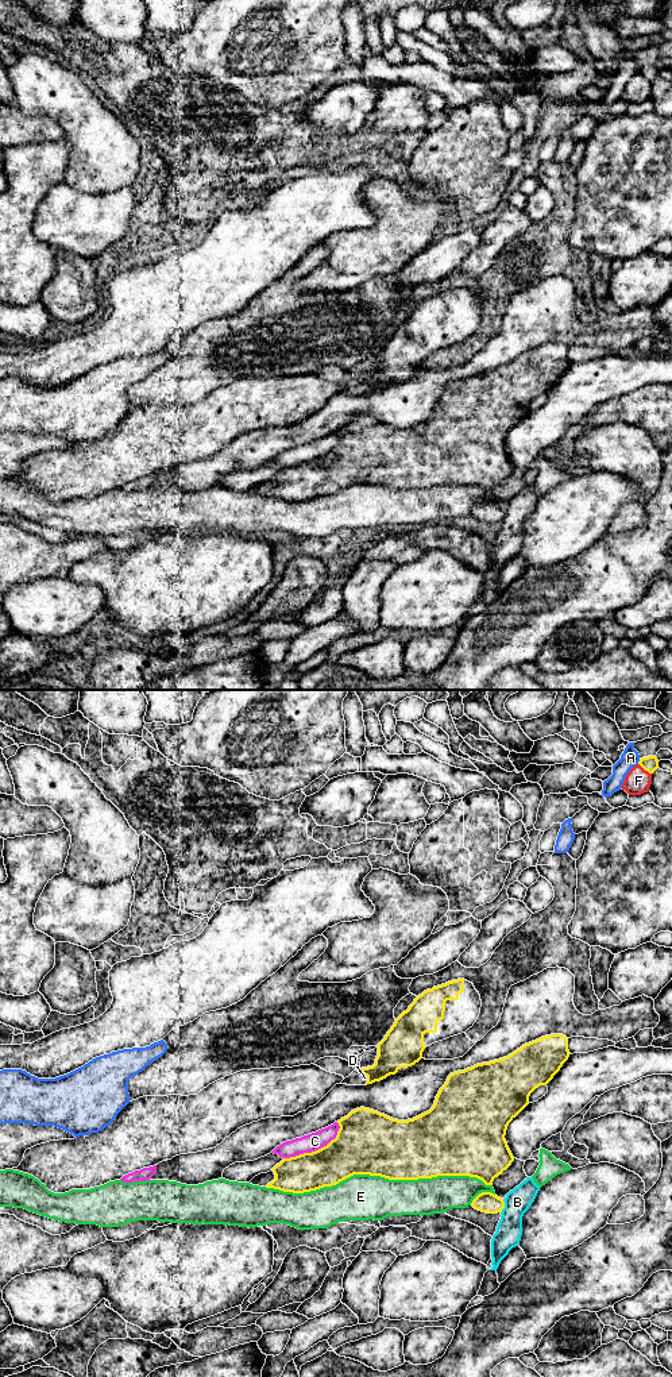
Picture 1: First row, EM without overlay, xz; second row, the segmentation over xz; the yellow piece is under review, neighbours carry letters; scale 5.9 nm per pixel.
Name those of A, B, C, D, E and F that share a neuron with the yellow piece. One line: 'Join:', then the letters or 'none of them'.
Join: none of them

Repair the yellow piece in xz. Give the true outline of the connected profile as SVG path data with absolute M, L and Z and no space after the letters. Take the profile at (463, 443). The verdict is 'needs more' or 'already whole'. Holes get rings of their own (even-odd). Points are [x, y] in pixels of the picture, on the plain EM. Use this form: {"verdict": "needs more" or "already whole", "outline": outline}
{"verdict": "already whole", "outline": "M551 343L522 354L507 366L453 381L433 416L413 428L398 429L370 417L356 417L337 429L337 444L327 455L277 472L275 487L266 497L304 502L336 494L354 483L389 489L470 485L493 494L514 470L505 448L509 432L529 413L530 402L553 387L569 363L568 347Z"}

